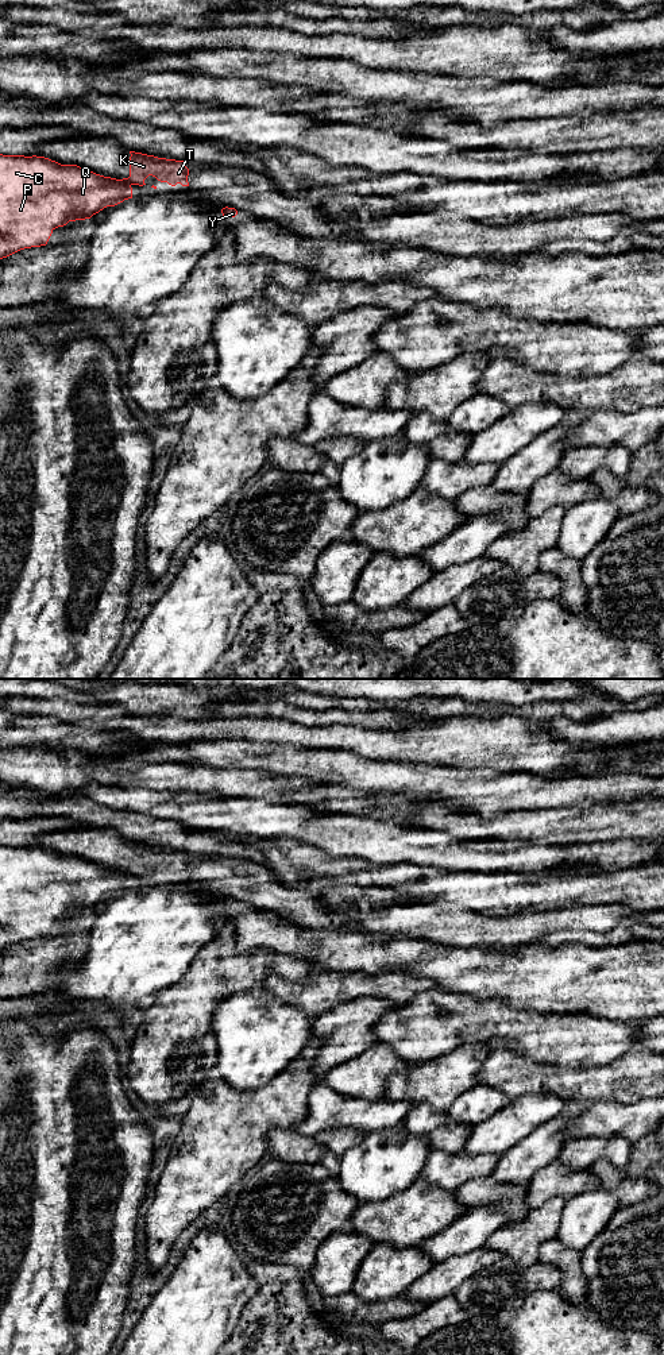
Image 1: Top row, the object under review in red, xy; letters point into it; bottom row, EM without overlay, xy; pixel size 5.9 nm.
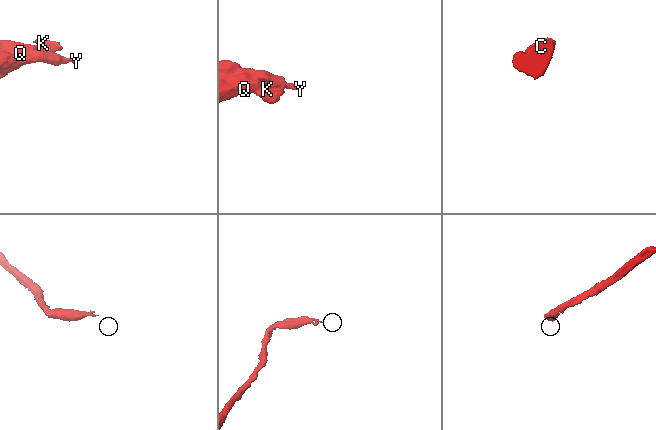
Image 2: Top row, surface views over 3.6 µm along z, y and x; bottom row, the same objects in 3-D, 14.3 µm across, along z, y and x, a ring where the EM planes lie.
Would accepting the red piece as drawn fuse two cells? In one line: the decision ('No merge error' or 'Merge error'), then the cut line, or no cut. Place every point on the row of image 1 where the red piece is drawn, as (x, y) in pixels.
Merge error. Split along xy (120, 180), (130, 185)

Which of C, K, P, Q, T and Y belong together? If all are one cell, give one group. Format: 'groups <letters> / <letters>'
groups C P Q Y / K T

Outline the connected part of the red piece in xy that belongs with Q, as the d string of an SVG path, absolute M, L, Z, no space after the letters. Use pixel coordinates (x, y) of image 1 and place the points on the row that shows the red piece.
M0 154L0 259L24 248L46 246L55 228L90 219L128 198L132 198L132 188L121 179L45 157Z

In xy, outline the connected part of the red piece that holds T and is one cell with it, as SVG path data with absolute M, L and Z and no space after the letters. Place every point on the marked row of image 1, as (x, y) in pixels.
M130 151L130 177L121 181L130 185L143 186L148 175L155 177L161 182L171 186L181 184L189 186L189 169L184 161L158 158L142 153Z

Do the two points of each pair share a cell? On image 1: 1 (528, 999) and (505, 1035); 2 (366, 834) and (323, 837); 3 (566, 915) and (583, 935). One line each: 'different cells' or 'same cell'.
1: different cells
2: same cell
3: different cells

